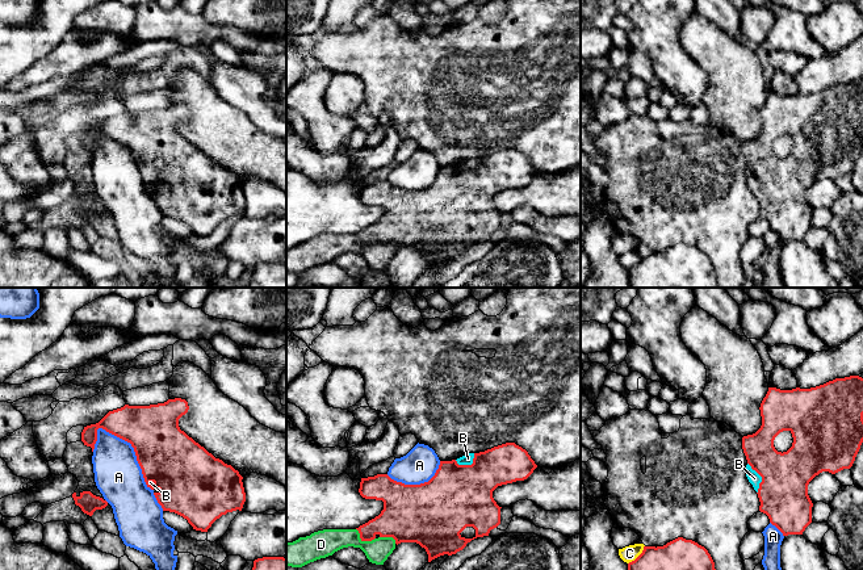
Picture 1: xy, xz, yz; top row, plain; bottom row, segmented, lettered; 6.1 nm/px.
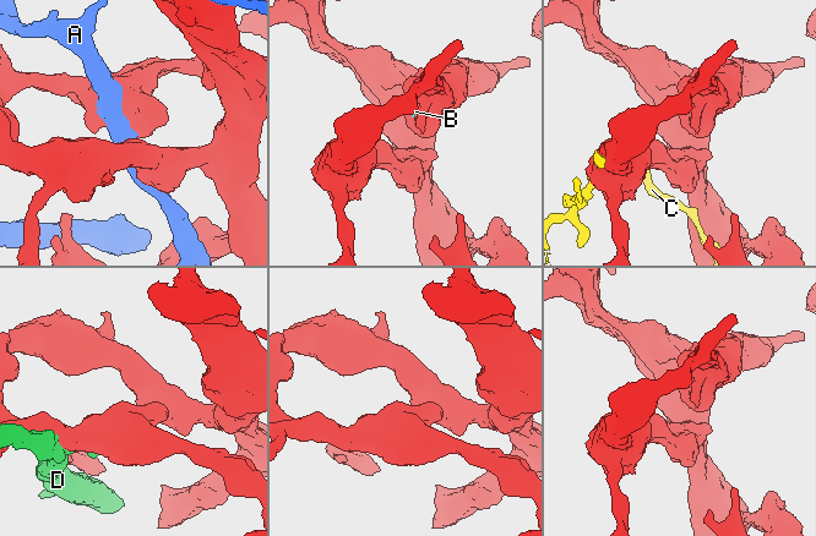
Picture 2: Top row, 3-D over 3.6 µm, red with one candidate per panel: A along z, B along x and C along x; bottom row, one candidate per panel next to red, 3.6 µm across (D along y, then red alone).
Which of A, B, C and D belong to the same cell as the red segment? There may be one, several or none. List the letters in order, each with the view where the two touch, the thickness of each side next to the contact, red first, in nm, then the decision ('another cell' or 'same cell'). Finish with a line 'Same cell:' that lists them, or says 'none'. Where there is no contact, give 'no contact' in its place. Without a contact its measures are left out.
A: contact in xy; calibres 360 and 280 nm; another cell
B: contact in yz; calibres 300 and 80 nm; same cell
C: contact in yz; calibres 440 and 100 nm; another cell
D: contact in xz; calibres 220 and 160 nm; another cell
Same cell: B

